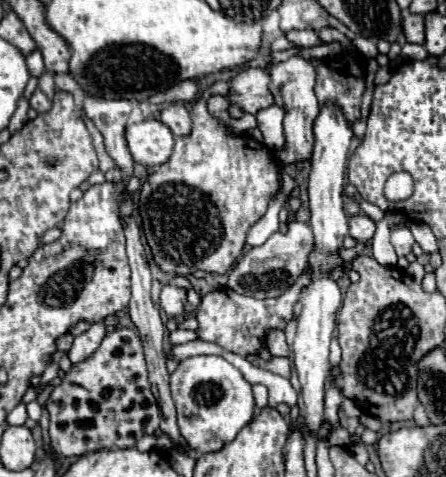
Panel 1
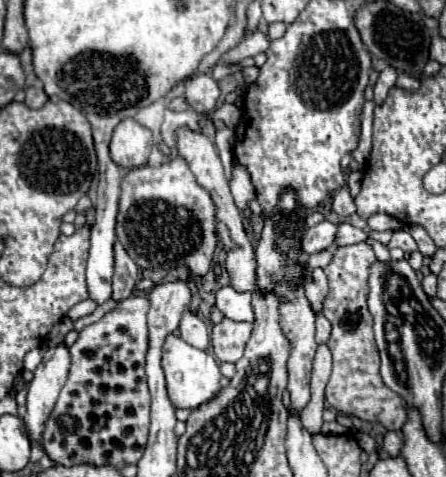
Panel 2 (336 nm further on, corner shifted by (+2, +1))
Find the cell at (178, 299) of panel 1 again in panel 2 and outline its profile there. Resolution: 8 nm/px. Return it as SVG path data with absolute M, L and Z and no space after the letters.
M184 310L184 312L182 312L180 338L182 338L184 342L196 346L196 348L202 348L202 350L206 350L206 348L208 348L208 342L210 342L206 324L204 324L196 314L192 314L190 310Z

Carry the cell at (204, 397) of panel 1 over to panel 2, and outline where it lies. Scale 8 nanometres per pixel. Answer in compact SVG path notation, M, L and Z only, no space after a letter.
M172 334L164 342L164 374L166 374L168 396L176 408L194 410L200 404L218 396L218 392L222 390L220 386L222 372L220 372L220 364L216 362L216 358L208 350L194 348L186 344L182 338L172 336Z

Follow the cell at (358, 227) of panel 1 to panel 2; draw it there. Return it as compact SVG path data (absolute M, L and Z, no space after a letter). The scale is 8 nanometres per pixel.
M322 220L318 226L304 230L304 252L314 254L332 248L336 246L336 236L338 236L338 224Z

